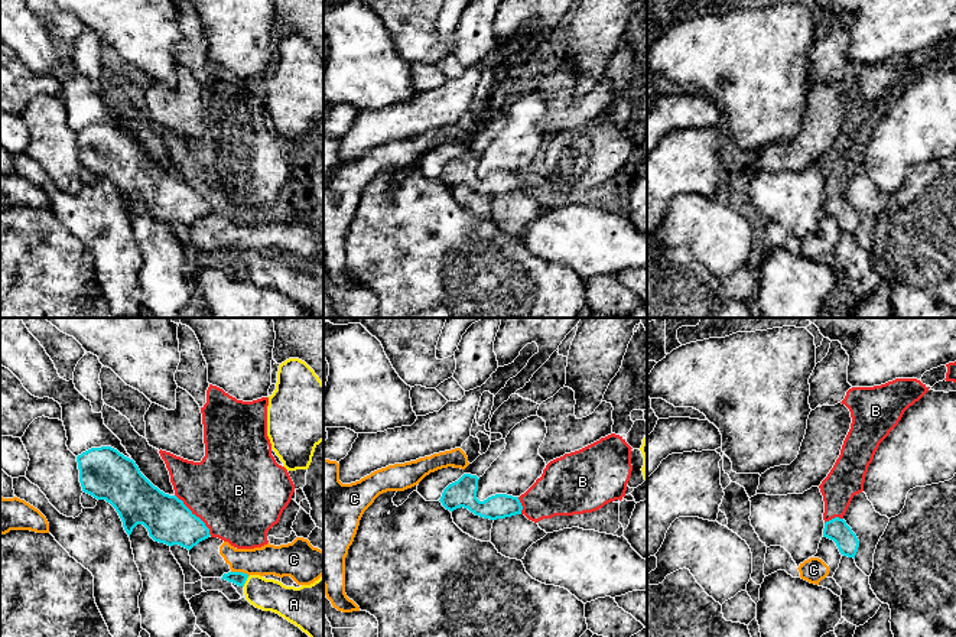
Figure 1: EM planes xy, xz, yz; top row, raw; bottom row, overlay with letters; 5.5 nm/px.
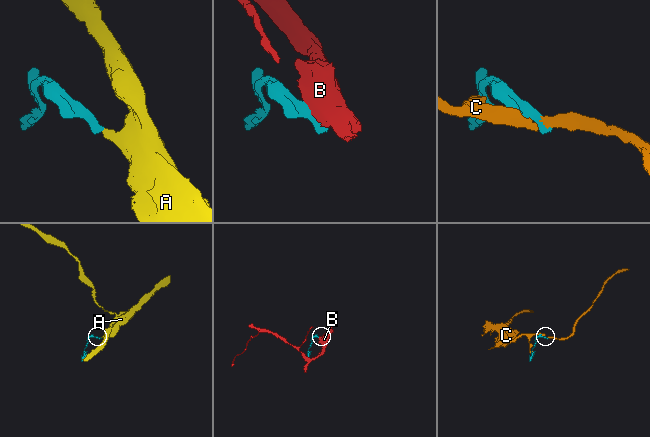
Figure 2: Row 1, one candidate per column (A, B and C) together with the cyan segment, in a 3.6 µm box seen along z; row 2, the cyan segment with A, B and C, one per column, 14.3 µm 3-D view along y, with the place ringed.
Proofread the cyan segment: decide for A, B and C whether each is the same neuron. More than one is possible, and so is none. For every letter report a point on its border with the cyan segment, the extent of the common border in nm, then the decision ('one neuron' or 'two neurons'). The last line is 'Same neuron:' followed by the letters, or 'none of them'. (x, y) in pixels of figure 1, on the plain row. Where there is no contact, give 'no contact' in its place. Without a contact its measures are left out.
A: meets cyan in xy at (246, 256); contact 70 nm long; one neuron
B: meets cyan in xy at (194, 191); contact 300 nm long; two neurons
C: meets cyan in xy at (240, 249); contact 110 nm long; two neurons
Same neuron: A

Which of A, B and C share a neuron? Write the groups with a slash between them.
A / B / C

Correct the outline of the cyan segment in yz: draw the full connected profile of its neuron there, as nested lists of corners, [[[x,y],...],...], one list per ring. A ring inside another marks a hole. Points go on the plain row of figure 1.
[[[835,194],[826,198],[823,214],[833,217],[840,231],[855,235],[859,224],[859,217],[843,195]]]

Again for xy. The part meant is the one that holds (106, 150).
[[[91,124],[78,131],[77,139],[82,168],[110,179],[129,214],[137,201],[143,201],[155,218],[191,227],[211,212],[182,176],[155,163],[136,139],[117,126]]]

